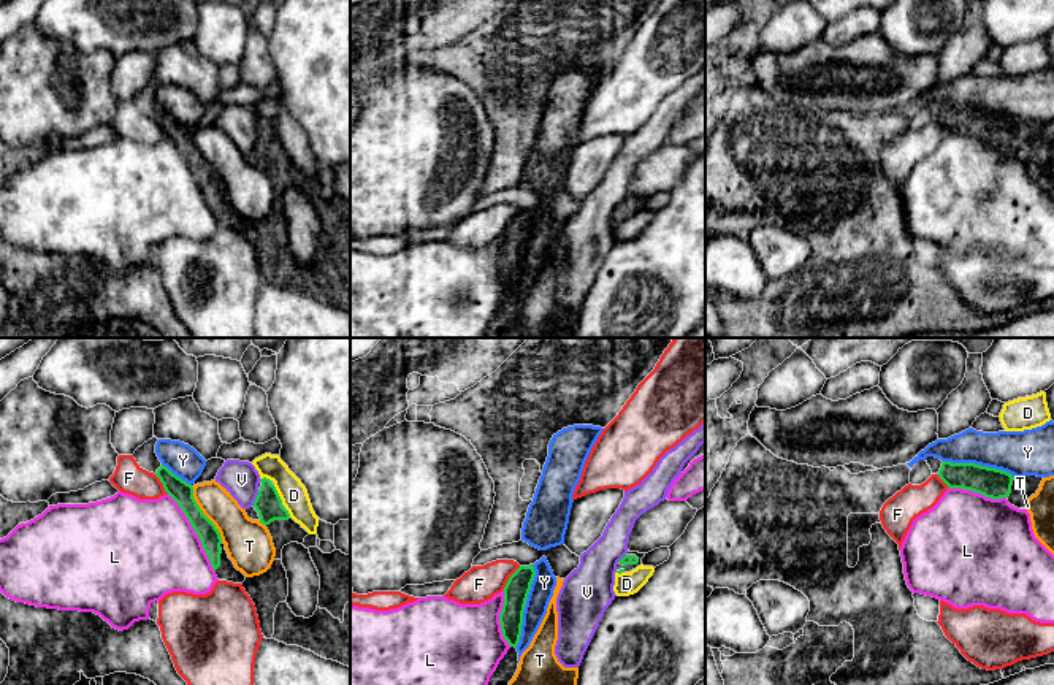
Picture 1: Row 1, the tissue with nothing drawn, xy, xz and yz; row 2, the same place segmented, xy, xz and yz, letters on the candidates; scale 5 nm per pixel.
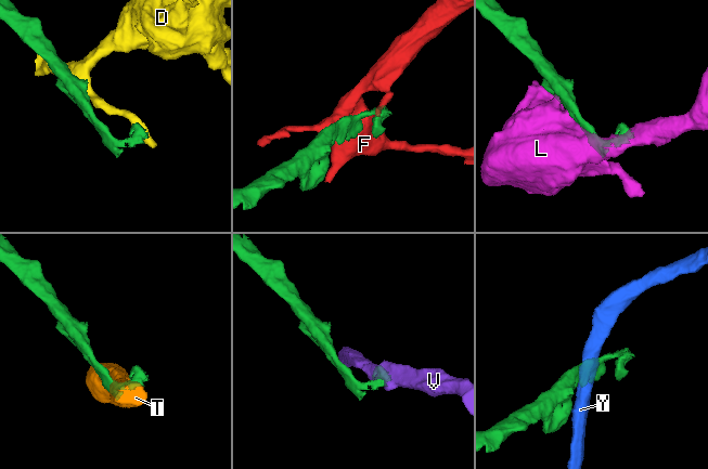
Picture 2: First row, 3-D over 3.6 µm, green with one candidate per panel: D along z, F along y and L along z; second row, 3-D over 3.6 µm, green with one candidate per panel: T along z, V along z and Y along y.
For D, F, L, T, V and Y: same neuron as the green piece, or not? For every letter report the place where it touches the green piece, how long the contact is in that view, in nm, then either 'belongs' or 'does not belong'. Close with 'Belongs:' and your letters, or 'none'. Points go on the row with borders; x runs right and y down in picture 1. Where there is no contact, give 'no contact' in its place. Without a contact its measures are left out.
D: xy (278, 495) | 110 nm | does not belong
F: xz (509, 577) | 150 nm | does not belong
L: xy (195, 531) | 460 nm | does not belong
T: xy (203, 514) | 320 nm | does not belong
V: xy (255, 498) | 90 nm | does not belong
Y: xz (525, 604) | 440 nm | does not belong
Belongs: none

